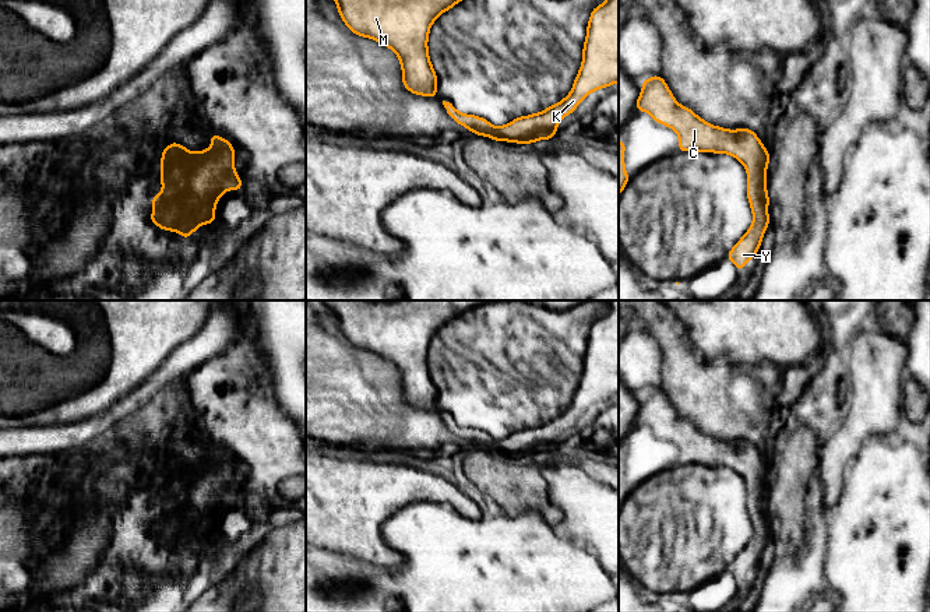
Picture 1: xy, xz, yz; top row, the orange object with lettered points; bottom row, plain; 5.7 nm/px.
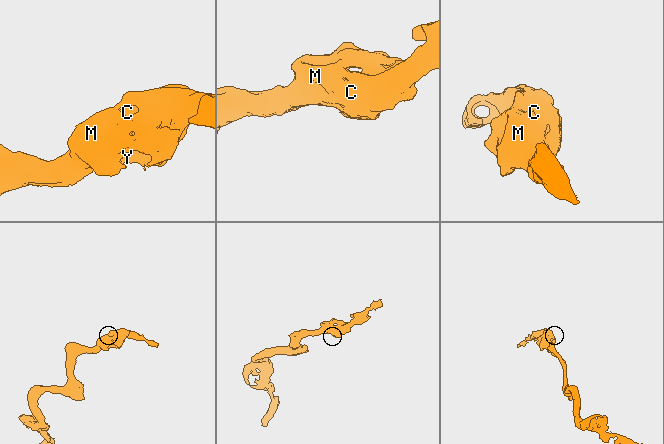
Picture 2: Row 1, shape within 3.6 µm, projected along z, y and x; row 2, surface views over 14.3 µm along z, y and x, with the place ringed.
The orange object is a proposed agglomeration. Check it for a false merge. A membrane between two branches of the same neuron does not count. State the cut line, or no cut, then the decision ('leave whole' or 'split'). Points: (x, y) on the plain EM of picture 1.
no cut | leave whole

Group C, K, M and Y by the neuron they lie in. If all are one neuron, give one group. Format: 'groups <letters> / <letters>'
groups C K M Y

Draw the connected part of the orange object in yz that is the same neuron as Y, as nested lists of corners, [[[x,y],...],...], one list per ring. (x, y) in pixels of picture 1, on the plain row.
[[[647,391],[635,415],[640,425],[670,440],[679,449],[679,465],[698,464],[728,467],[743,476],[747,485],[747,511],[753,524],[753,537],[726,570],[737,583],[743,583],[757,569],[762,549],[771,535],[768,528],[767,481],[771,467],[751,442],[729,443],[707,436],[694,423],[681,419],[665,393]]]

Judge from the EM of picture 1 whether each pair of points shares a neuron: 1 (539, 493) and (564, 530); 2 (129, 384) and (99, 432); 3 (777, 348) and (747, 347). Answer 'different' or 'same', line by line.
1: different
2: different
3: same

